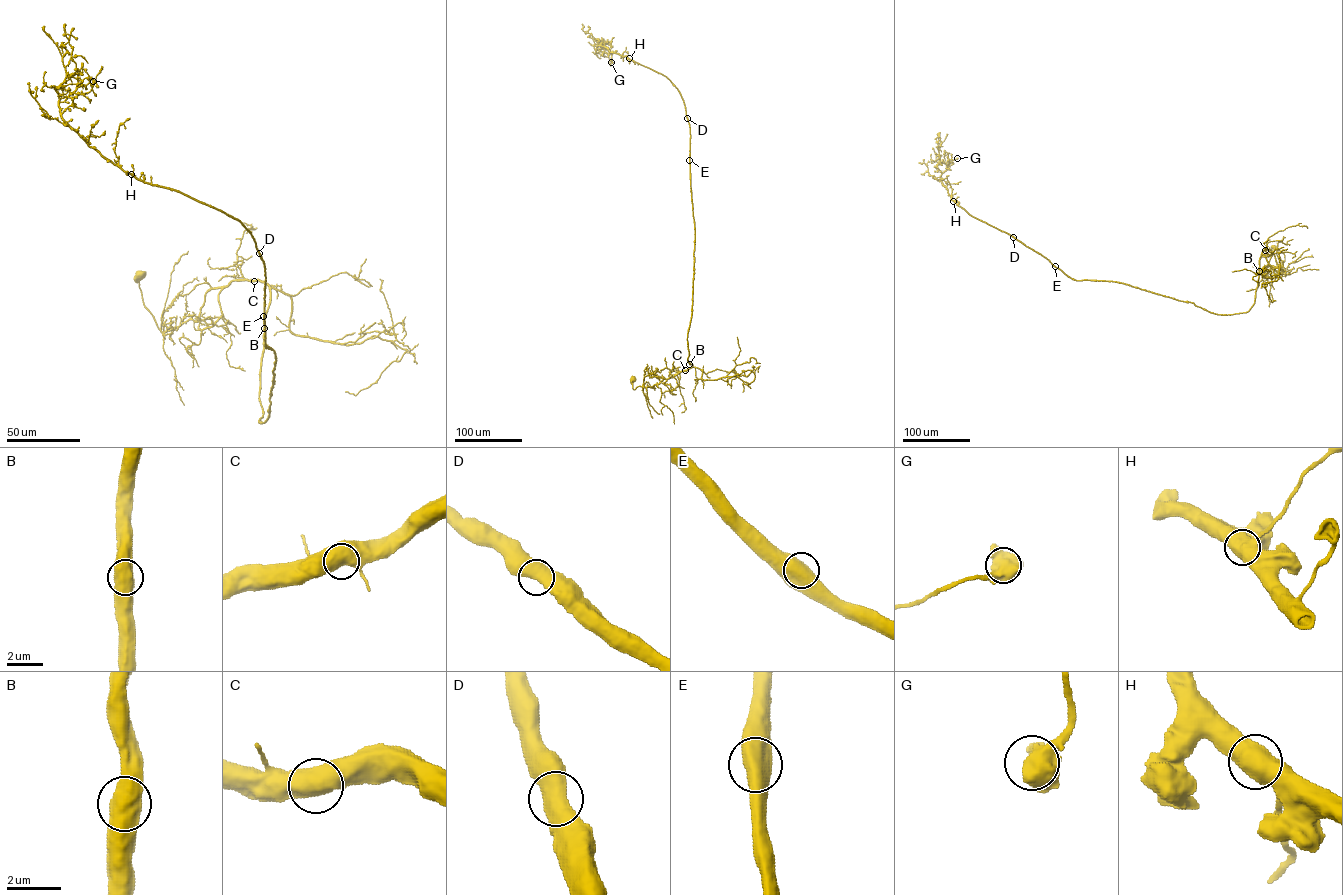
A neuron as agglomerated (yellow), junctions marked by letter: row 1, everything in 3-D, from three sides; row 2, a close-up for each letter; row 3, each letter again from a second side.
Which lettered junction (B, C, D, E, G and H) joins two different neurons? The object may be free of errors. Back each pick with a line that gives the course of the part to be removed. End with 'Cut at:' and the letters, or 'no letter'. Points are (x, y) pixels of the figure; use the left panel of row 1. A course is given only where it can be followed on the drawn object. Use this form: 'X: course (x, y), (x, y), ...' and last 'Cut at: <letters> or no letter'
Cut at: no letter

